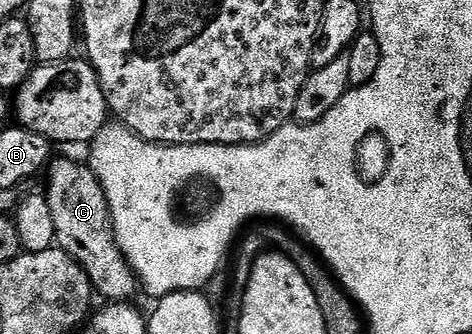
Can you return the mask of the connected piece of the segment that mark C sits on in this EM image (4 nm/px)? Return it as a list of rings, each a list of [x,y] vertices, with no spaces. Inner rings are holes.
[[[58,156],[48,166],[49,190],[43,195],[51,207],[51,219],[55,219],[55,245],[83,267],[94,290],[109,303],[129,303],[139,293],[137,274],[127,263],[123,251],[113,234],[113,220],[107,203],[107,195],[88,164]]]

